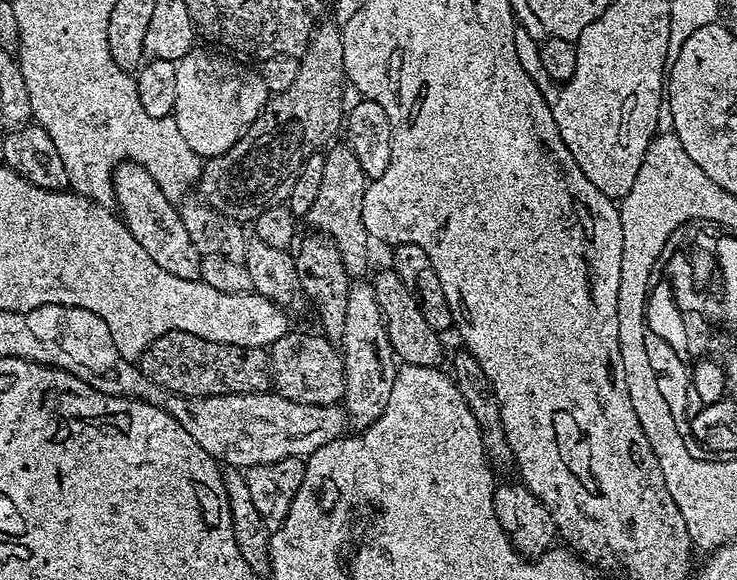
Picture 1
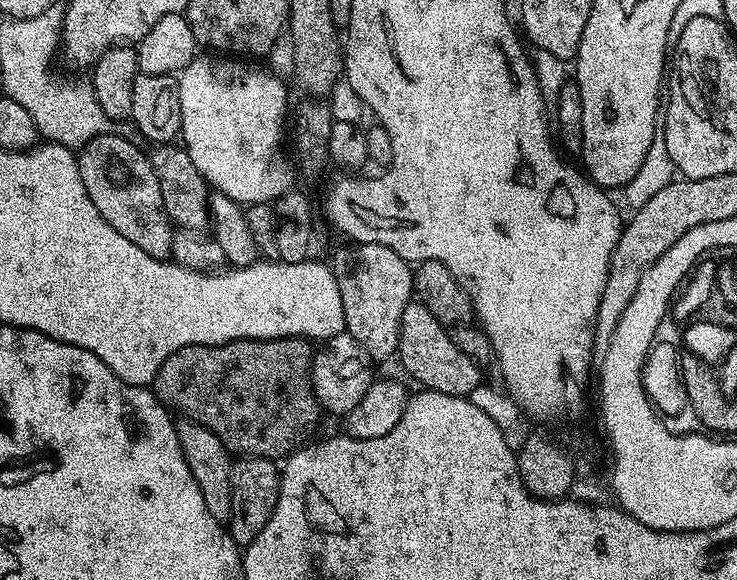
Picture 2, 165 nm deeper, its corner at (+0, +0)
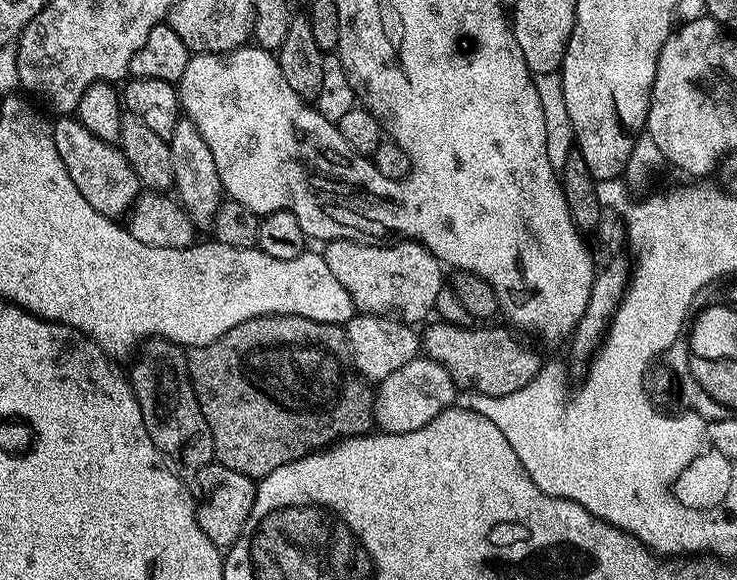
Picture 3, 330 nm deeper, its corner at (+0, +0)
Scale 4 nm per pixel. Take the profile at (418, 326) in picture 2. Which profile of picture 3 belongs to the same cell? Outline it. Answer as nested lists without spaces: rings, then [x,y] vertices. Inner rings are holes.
[[[429,323],[427,325],[429,328],[422,332],[422,352],[427,359],[438,362],[448,371],[457,389],[468,388],[469,393],[477,392],[483,396],[514,394],[514,390],[522,390],[522,386],[526,386],[526,382],[534,379],[541,370],[542,360],[539,360],[522,341],[515,340],[504,328],[488,328],[492,326],[459,328],[453,324],[435,323]]]

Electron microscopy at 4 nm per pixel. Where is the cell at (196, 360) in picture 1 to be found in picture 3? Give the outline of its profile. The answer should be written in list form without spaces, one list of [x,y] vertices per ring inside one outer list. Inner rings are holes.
[[[259,316],[234,326],[234,330],[226,330],[226,334],[222,334],[222,338],[218,338],[214,342],[203,344],[197,348],[188,348],[186,355],[188,357],[190,382],[194,386],[194,394],[198,398],[202,418],[206,418],[206,426],[210,426],[210,434],[214,438],[215,459],[222,466],[226,466],[230,470],[238,470],[238,474],[246,474],[257,482],[269,476],[274,470],[278,470],[278,466],[286,466],[290,462],[300,460],[312,452],[318,452],[321,448],[329,447],[341,438],[368,436],[373,431],[372,402],[374,392],[365,383],[352,363],[352,350],[348,346],[348,333],[341,325],[314,322],[310,318],[302,318],[301,316]]]

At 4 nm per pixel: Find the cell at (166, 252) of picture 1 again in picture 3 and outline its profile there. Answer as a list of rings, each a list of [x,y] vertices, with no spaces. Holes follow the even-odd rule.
[[[72,116],[59,117],[53,123],[53,136],[58,154],[66,163],[67,173],[81,191],[82,196],[94,210],[98,210],[109,219],[120,218],[120,215],[127,215],[135,205],[142,192],[140,179],[137,172],[130,166],[129,160],[123,152],[113,144],[91,134],[84,126]]]

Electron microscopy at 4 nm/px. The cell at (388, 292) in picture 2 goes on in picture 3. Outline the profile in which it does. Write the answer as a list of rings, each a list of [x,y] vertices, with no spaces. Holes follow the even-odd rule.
[[[354,240],[327,241],[326,250],[322,255],[326,266],[330,266],[330,274],[342,282],[346,294],[350,294],[353,305],[361,313],[382,316],[385,318],[399,318],[403,323],[413,326],[419,325],[419,320],[427,321],[433,315],[436,299],[440,289],[445,287],[446,276],[443,276],[442,265],[423,244],[415,242],[392,242],[396,244],[384,245],[384,242],[357,242]]]

